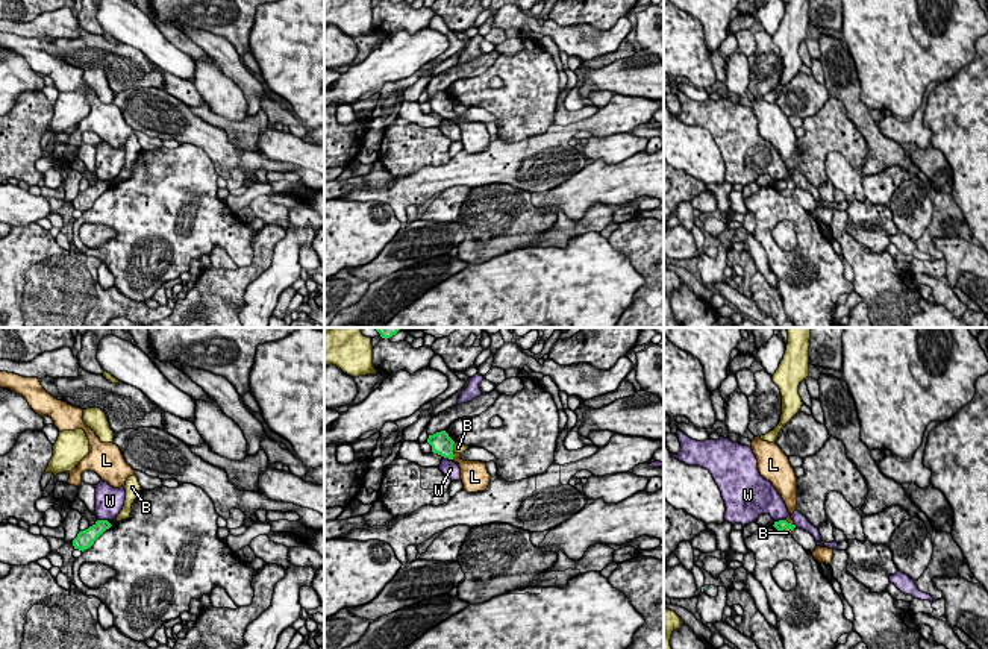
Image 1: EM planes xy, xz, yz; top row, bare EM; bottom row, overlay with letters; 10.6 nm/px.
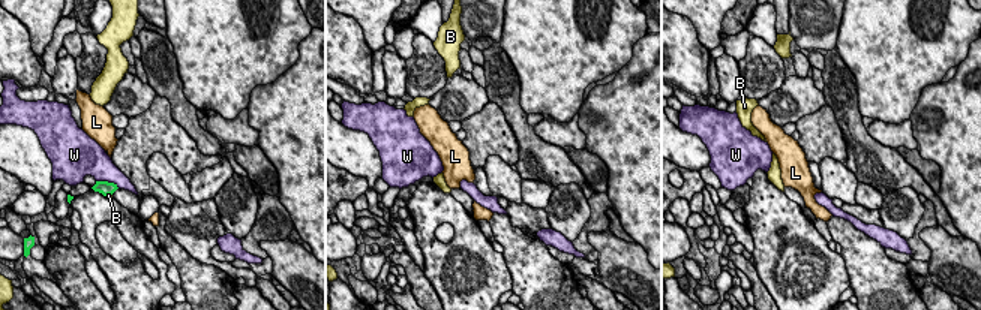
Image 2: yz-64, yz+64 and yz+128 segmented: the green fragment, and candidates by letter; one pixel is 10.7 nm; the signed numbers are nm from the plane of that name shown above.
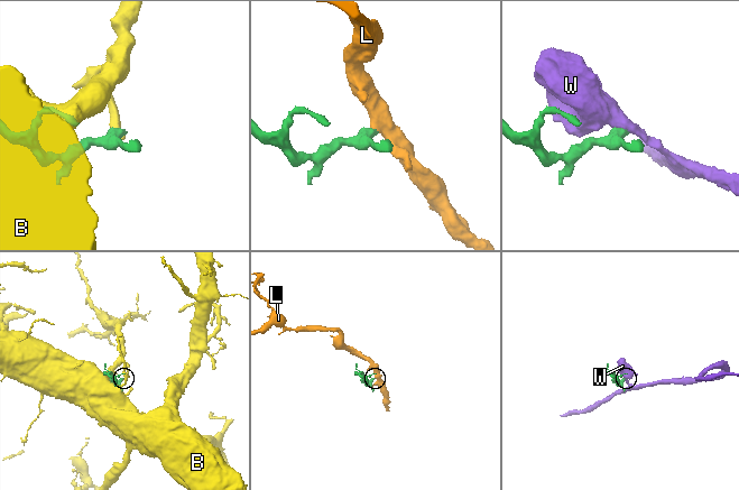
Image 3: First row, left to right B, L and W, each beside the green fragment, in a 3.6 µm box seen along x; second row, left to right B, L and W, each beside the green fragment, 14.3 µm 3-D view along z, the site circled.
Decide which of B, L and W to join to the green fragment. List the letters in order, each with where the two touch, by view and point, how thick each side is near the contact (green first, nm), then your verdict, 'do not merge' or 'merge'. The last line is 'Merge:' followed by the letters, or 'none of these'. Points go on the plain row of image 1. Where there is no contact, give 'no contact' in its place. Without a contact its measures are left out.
B: yz (785, 188) | 120/70 nm | do not merge
L: xz (453, 116) | 220/220 nm | merge
W: yz (779, 181) | 120/280 nm | do not merge
Merge: L

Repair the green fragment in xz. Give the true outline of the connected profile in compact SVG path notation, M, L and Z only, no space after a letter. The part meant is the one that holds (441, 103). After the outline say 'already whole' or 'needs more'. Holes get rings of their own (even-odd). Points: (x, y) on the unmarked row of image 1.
M446 91L429 96L427 103L432 106L433 114L459 124L461 141L467 153L485 152L488 149L492 136L488 133L486 124L480 121L464 121L461 114L453 112L455 102Z; needs more

